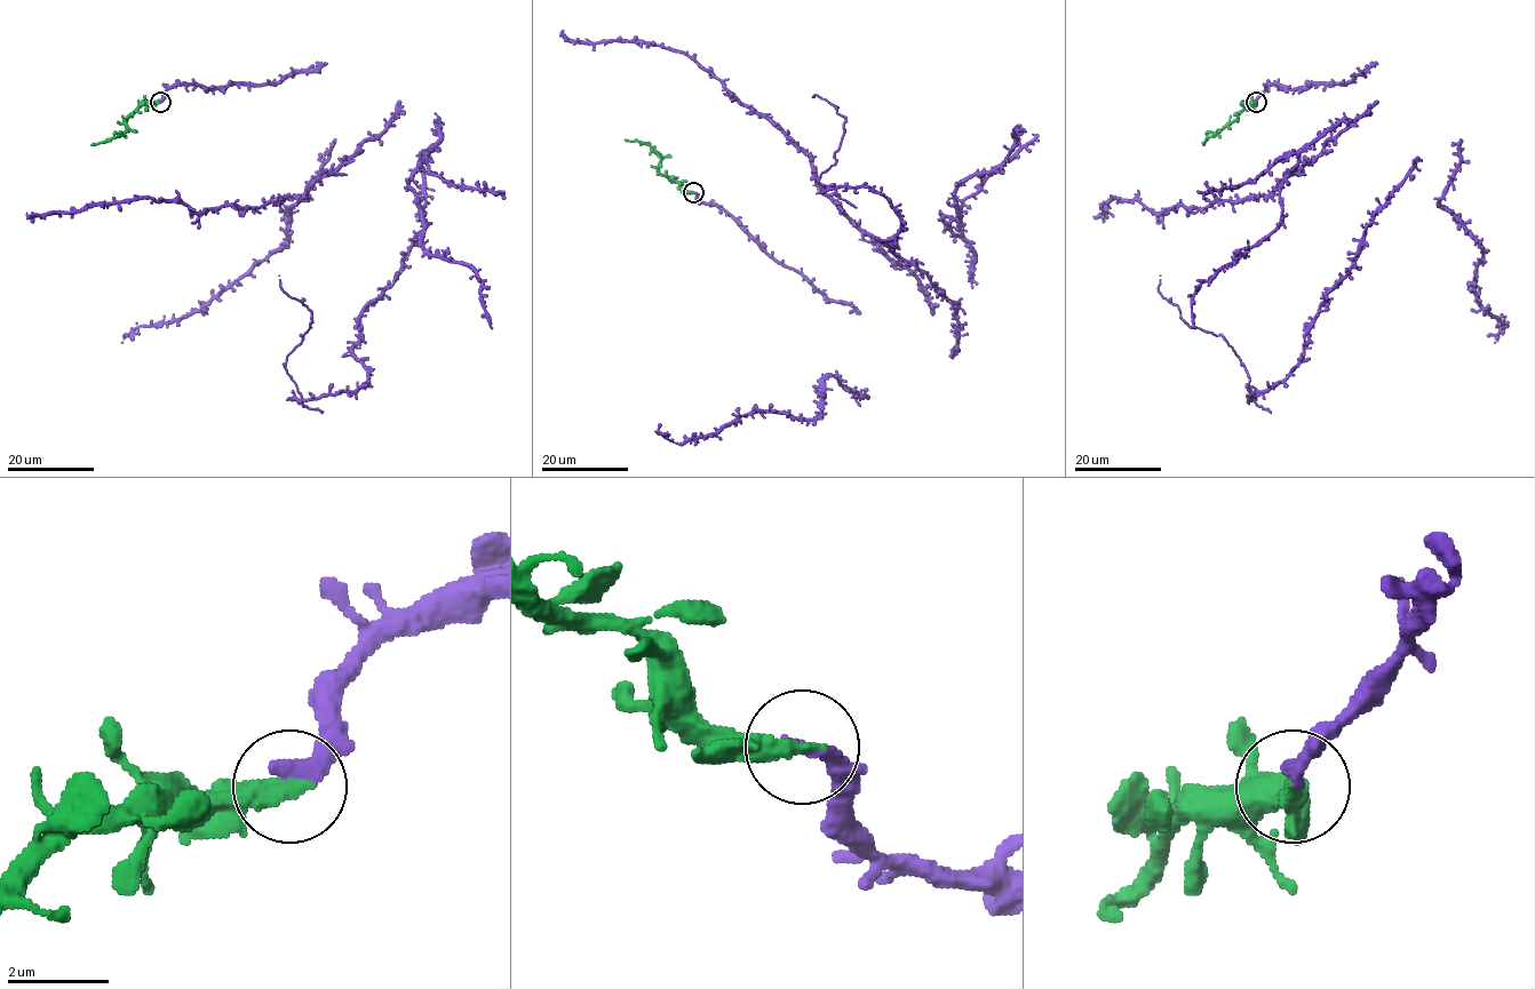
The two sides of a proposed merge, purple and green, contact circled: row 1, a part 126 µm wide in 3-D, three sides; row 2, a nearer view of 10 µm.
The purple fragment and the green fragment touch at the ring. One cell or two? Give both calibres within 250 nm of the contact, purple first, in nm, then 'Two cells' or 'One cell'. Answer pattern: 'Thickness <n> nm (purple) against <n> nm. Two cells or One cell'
Thickness 360 nm (purple) against 400 nm. One cell

